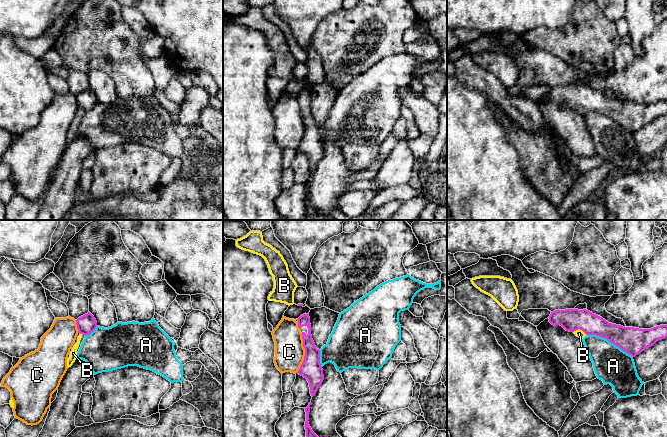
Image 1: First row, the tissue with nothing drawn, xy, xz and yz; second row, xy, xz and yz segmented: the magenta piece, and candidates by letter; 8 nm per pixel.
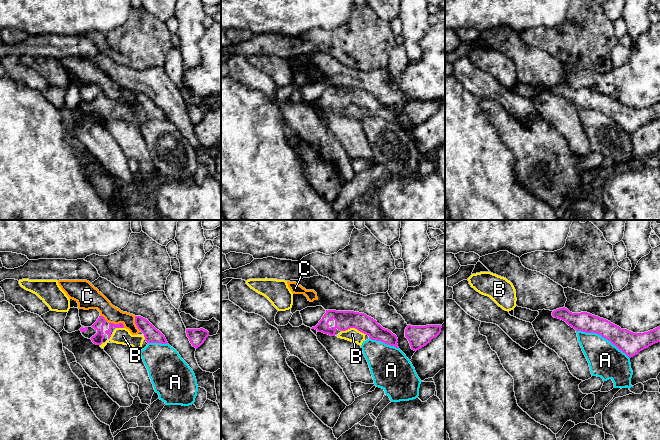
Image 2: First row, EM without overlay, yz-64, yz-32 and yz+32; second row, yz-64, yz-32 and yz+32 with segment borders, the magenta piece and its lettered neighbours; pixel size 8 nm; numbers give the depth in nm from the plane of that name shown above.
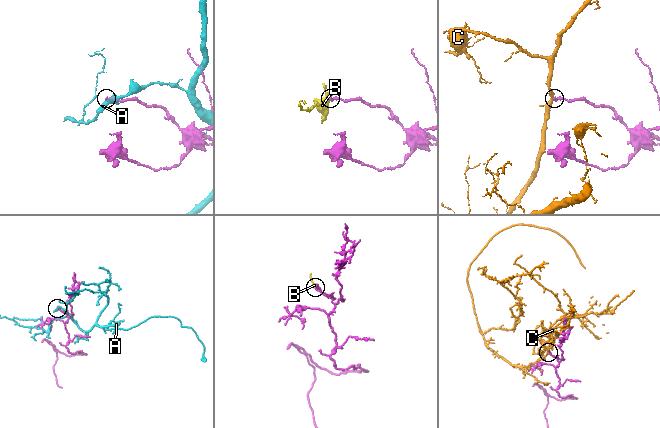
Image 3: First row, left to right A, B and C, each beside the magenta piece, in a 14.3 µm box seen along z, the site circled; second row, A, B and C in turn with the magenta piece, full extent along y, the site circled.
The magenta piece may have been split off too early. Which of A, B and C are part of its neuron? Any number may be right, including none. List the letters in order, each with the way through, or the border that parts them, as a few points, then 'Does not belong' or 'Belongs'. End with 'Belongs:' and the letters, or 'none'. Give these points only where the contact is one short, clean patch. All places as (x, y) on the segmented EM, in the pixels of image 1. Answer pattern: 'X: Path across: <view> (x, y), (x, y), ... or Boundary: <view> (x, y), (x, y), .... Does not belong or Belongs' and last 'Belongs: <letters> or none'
A: Does not belong
B: Belongs
C: Does not belong
Belongs: B

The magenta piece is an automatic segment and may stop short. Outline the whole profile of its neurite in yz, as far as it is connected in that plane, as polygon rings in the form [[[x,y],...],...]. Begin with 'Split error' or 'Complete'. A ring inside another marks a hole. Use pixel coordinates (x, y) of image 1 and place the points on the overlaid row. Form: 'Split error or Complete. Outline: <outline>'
Split error. Outline: [[[586,309],[555,310],[551,312],[549,322],[573,332],[580,339],[587,335],[605,338],[632,357],[667,337],[667,325],[651,329],[623,327],[609,323]]]

